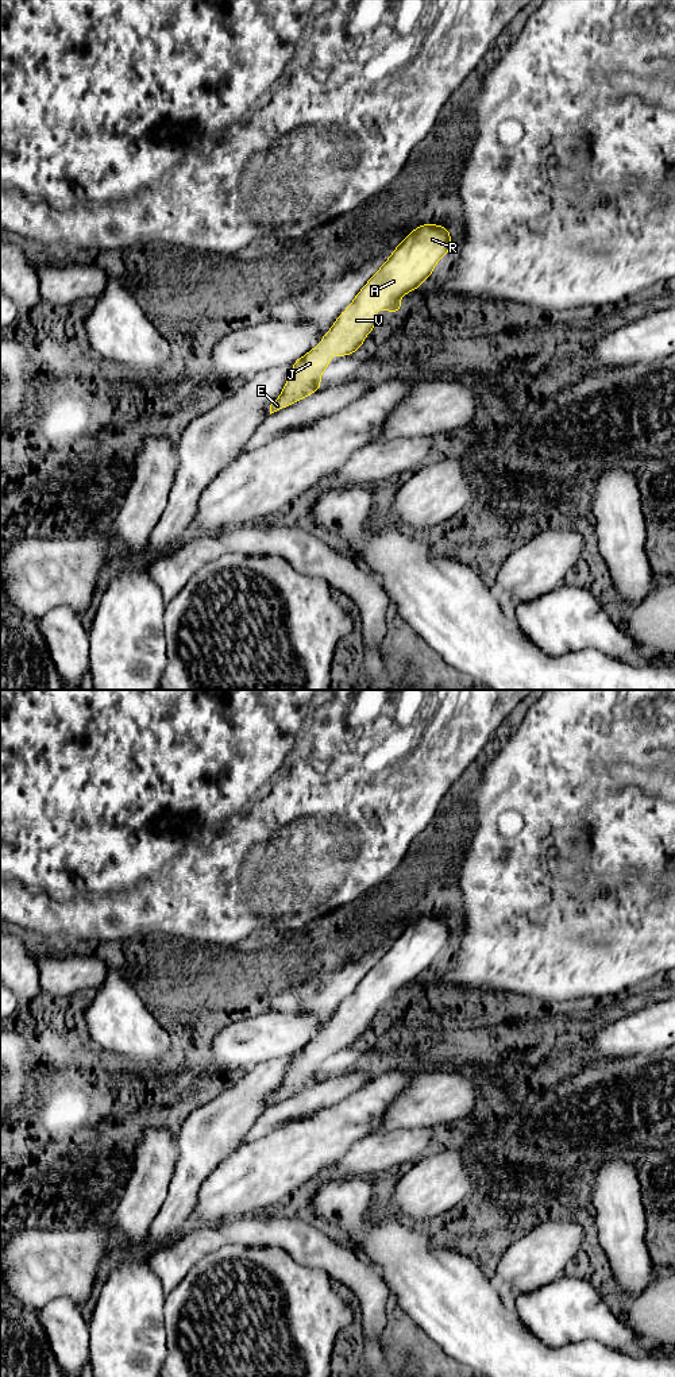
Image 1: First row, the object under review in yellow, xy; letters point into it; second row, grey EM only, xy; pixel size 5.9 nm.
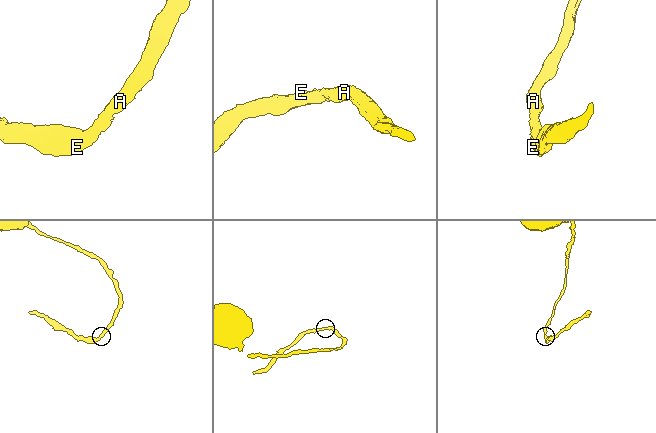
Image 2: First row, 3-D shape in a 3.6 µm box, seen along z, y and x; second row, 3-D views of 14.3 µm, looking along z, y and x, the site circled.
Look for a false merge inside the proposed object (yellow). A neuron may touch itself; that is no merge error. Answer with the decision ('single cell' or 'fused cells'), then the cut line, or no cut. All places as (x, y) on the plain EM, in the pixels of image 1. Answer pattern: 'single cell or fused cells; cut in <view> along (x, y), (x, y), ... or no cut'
single cell; no cut

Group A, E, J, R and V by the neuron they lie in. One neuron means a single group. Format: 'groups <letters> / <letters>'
groups A E J R V

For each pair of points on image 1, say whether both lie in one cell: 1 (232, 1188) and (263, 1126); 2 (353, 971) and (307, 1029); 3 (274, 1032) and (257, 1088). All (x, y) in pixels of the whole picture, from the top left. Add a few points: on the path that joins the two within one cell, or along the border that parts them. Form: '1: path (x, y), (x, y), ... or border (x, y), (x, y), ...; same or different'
1: border (285, 1123), (243, 1144); different
2: border (285, 1011), (311, 1011), (317, 1017), (319, 1028); different
3: border (292, 1053), (258, 1063), (235, 1075); different

